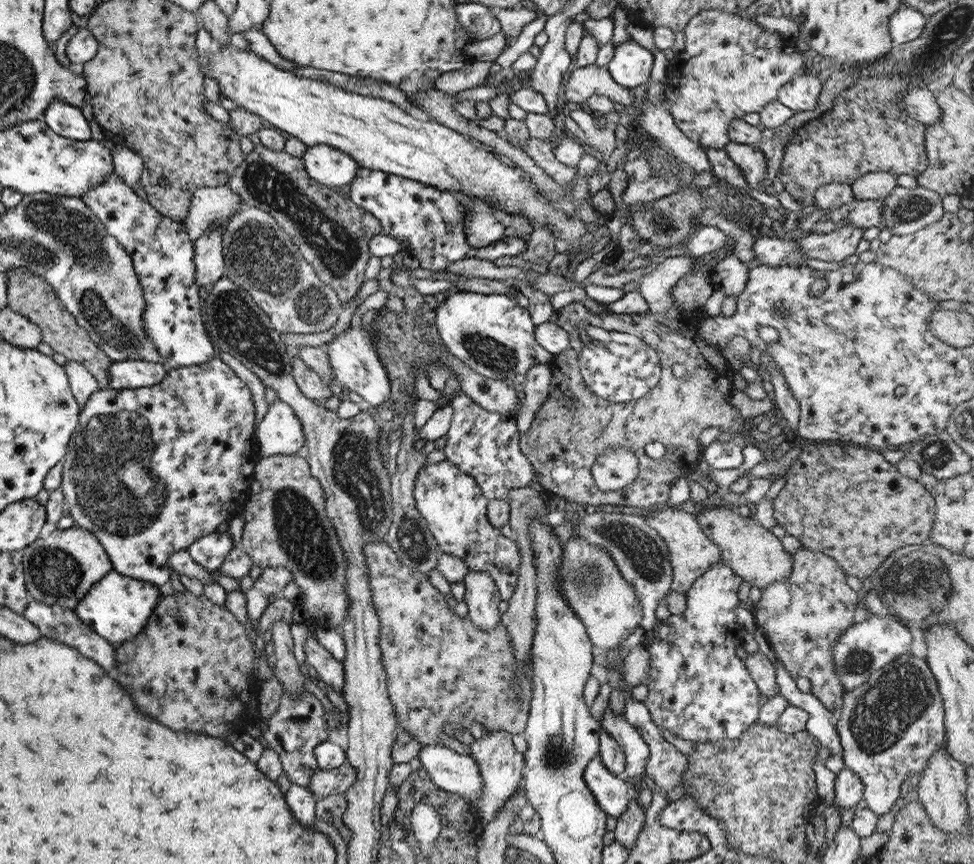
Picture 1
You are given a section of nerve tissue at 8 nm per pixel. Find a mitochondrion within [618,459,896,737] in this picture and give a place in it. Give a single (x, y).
(859, 661)

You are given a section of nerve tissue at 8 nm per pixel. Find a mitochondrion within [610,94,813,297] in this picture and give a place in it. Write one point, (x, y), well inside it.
(659, 223)

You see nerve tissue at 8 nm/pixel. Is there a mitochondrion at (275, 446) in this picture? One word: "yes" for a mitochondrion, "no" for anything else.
no

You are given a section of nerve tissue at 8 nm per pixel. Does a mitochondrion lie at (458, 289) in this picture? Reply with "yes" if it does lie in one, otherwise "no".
no

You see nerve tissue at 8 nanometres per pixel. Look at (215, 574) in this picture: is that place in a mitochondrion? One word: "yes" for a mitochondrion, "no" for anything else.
no

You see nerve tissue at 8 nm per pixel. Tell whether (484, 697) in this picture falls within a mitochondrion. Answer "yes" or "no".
no

